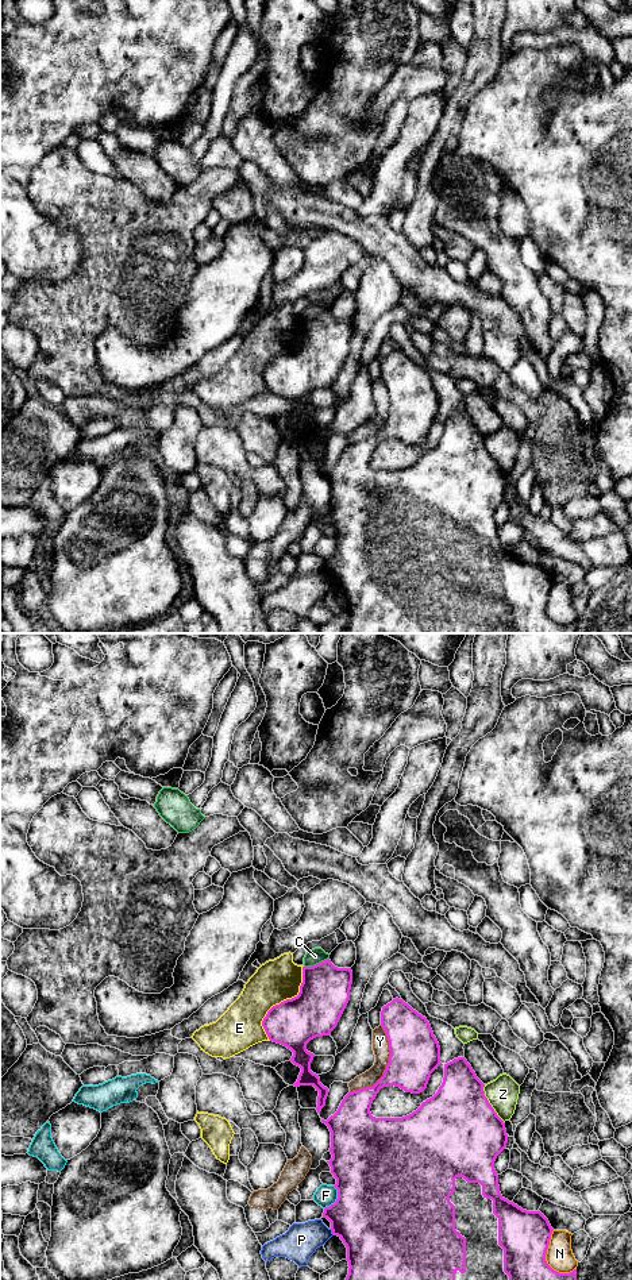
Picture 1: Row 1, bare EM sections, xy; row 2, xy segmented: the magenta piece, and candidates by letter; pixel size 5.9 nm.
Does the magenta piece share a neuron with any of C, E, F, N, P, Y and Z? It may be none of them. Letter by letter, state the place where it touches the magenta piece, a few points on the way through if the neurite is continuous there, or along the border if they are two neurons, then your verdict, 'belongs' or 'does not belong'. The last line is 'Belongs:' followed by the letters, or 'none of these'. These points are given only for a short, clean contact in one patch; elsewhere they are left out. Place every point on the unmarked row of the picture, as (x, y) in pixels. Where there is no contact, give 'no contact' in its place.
C: meets magenta in xy at (316, 316); border along xy (328, 309), (304, 319); does not belong
E: meets magenta in xy at (284, 353); does not belong
F: meets magenta in xy at (336, 551); does not belong
N: meets magenta in xy at (544, 609); does not belong
P: meets magenta in xy at (332, 583); does not belong
Y: meets magenta in xy at (386, 419); does not belong
Z: meets magenta in xy at (489, 455); does not belong
Belongs: none of these

